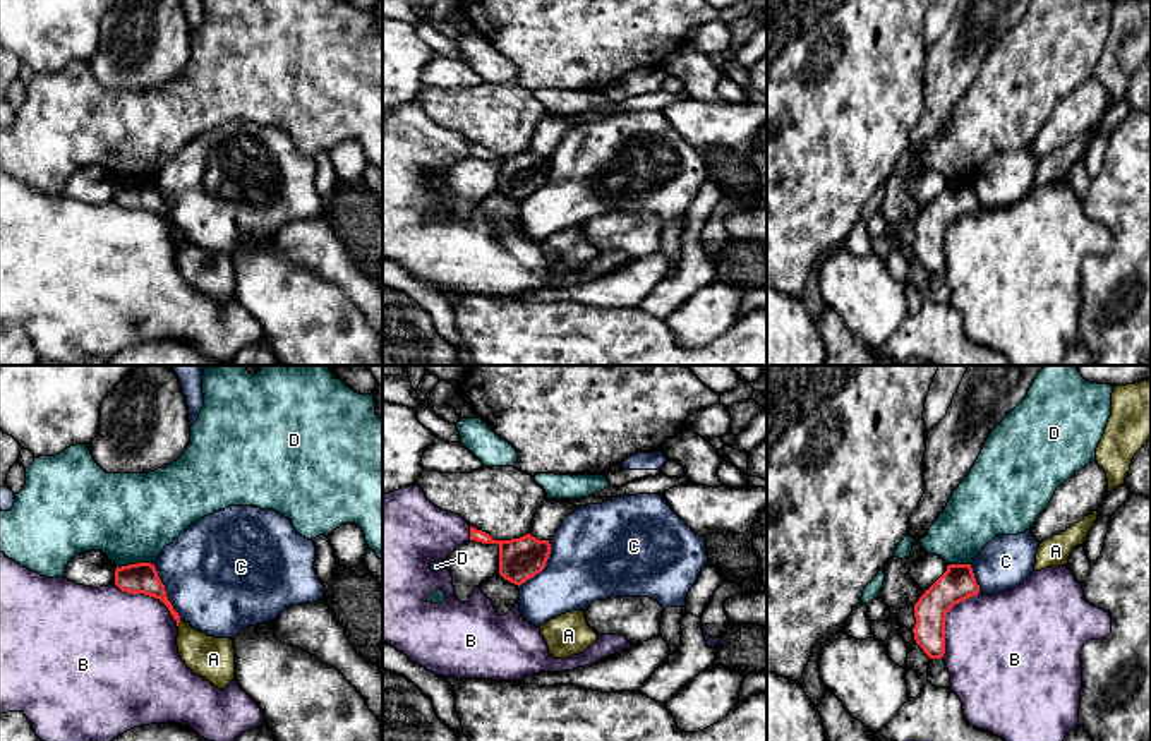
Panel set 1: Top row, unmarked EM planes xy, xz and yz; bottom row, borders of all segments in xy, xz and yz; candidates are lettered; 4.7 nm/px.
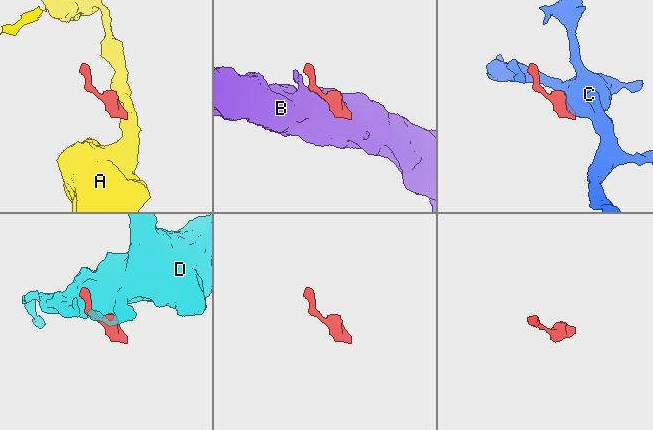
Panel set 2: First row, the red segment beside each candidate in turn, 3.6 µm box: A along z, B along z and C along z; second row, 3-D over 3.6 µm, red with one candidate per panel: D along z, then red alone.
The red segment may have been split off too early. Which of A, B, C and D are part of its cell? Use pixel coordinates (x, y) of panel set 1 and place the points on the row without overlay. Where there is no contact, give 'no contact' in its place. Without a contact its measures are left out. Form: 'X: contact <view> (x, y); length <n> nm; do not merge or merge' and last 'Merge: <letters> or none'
A: contact xy (177, 239); length 40 nm; do not merge
B: contact yz (946, 232); length 360 nm; do not merge
C: contact xy (165, 208); length 280 nm; do not merge
D: contact xy (134, 180); length 180 nm; do not merge
Merge: none

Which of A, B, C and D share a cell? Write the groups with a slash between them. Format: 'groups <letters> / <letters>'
groups A / B / C / D

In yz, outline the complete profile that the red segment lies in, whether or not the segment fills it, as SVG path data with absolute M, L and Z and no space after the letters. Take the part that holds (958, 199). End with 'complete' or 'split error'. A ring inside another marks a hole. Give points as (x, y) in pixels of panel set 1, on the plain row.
M949 180L947 187L914 220L916 259L930 273L928 297L937 304L950 302L945 281L945 233L959 218L979 209L971 180Z; split error

